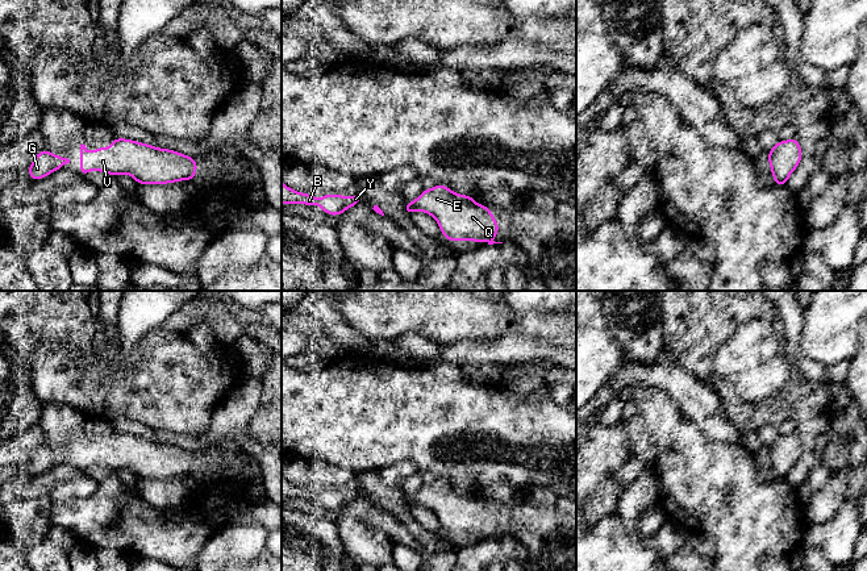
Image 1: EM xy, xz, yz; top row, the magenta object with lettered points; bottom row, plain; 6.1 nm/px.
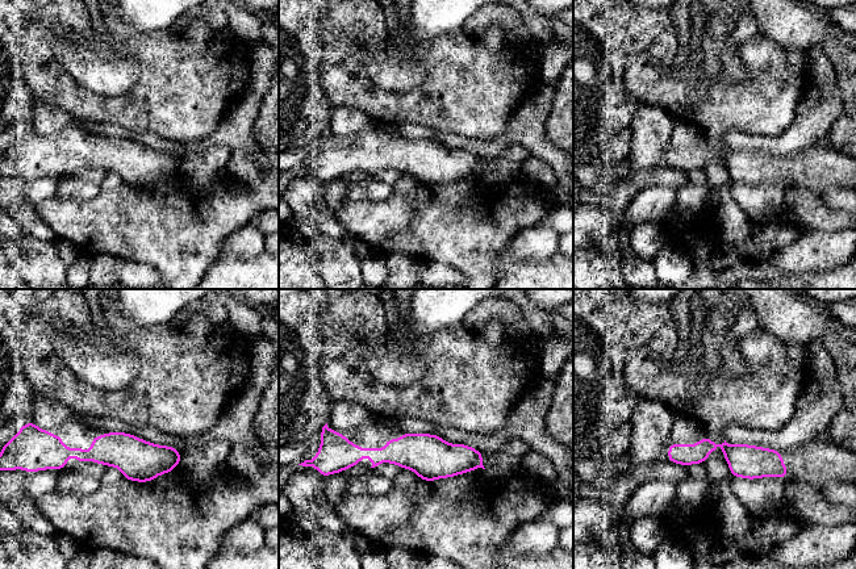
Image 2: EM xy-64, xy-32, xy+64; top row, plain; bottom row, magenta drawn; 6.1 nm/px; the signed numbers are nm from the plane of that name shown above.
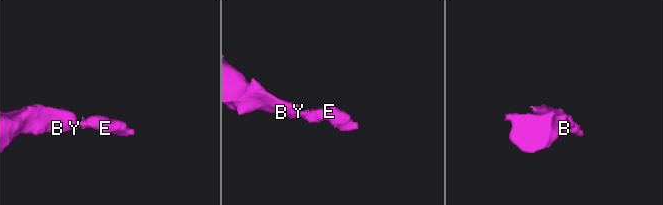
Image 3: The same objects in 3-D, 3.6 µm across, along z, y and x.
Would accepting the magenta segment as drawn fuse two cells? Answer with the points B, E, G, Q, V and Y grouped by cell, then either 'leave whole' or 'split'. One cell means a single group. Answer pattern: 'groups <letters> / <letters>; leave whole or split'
groups B E G Q V Y; leave whole

